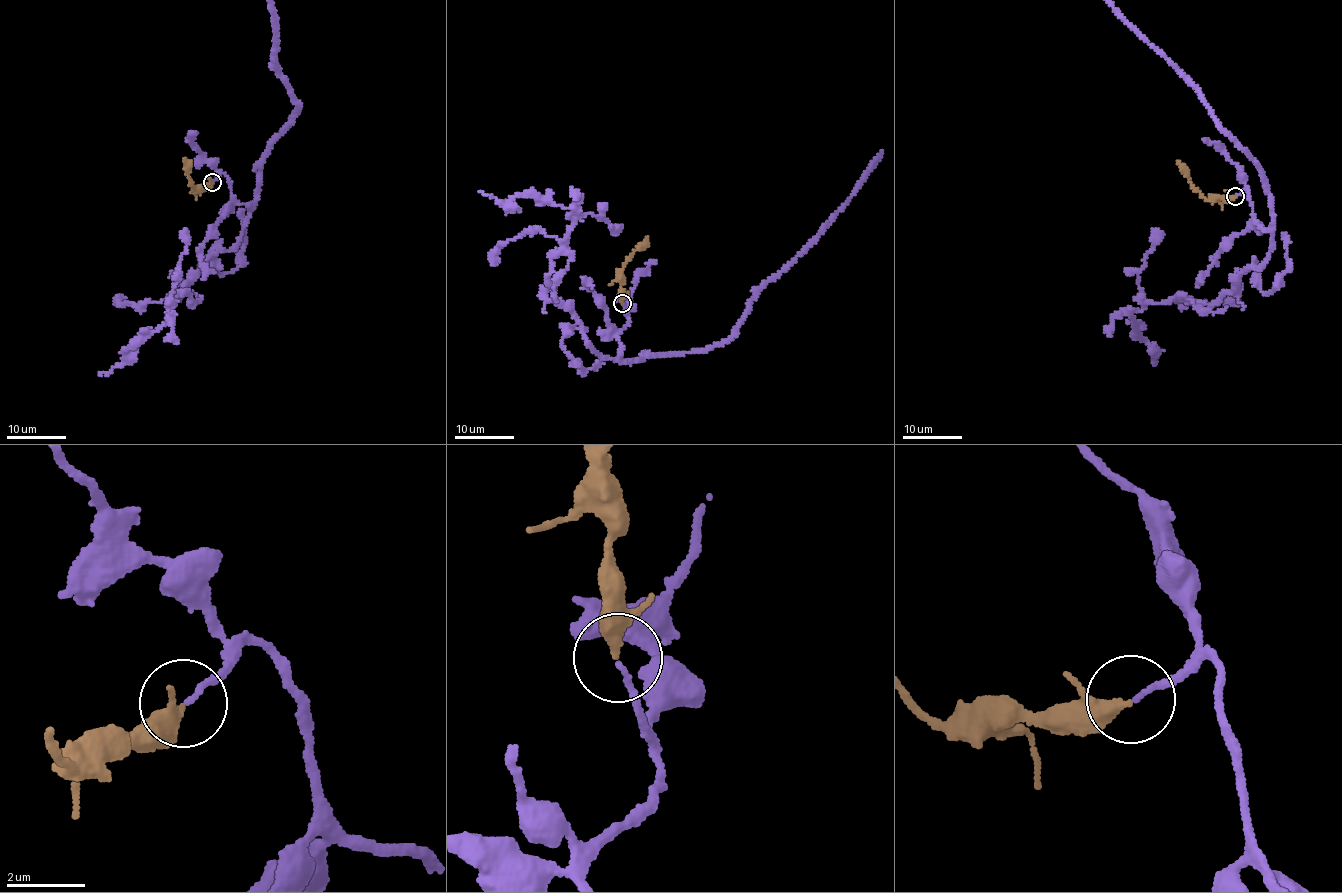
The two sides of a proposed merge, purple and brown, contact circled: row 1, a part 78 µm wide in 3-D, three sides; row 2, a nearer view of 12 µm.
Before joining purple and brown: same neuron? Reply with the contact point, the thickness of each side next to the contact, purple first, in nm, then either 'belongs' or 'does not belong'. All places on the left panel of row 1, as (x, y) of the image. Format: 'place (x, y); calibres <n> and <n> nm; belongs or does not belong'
place (212, 182); calibres 120 and 320 nm; belongs

